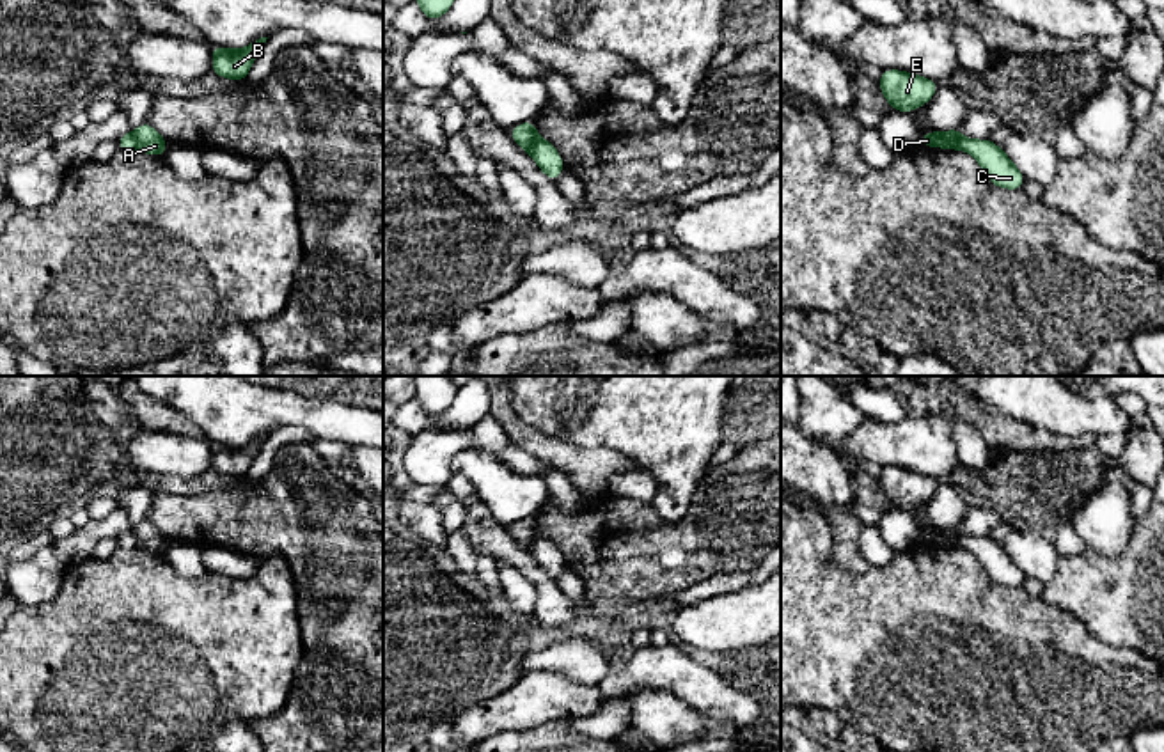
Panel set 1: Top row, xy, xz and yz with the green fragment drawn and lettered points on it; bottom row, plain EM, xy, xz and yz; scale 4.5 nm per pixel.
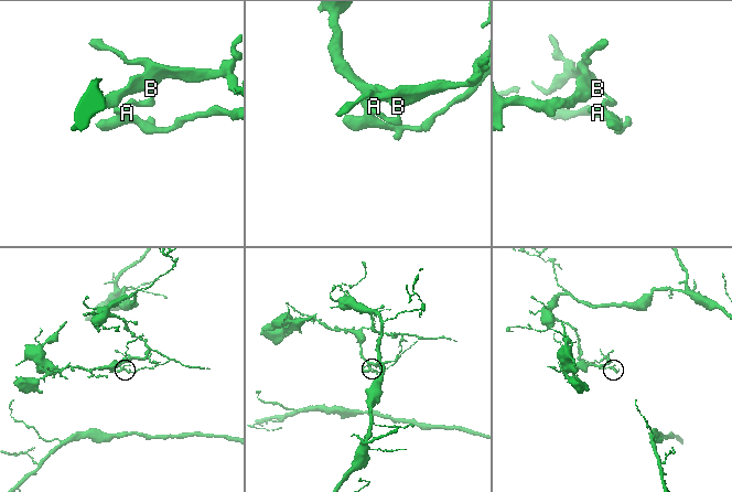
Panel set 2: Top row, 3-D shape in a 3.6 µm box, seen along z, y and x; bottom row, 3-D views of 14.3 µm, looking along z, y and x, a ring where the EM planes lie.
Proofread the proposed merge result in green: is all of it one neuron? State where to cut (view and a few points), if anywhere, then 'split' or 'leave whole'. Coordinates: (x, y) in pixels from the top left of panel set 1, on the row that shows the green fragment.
xy (132, 132), (139, 148) | split

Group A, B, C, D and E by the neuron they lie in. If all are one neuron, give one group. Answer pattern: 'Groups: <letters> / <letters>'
Groups: A B E / C D

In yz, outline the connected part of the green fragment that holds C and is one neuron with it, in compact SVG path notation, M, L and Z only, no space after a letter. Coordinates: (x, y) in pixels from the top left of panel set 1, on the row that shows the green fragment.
M926 131L921 133L923 147L946 147L949 151L958 149L972 154L983 168L987 179L997 188L1022 190L1026 177L1008 158L1008 154L988 138L951 138L946 133Z

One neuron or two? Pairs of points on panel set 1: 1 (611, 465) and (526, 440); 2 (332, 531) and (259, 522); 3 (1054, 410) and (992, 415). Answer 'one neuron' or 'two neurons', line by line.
1: one neuron
2: one neuron
3: two neurons

